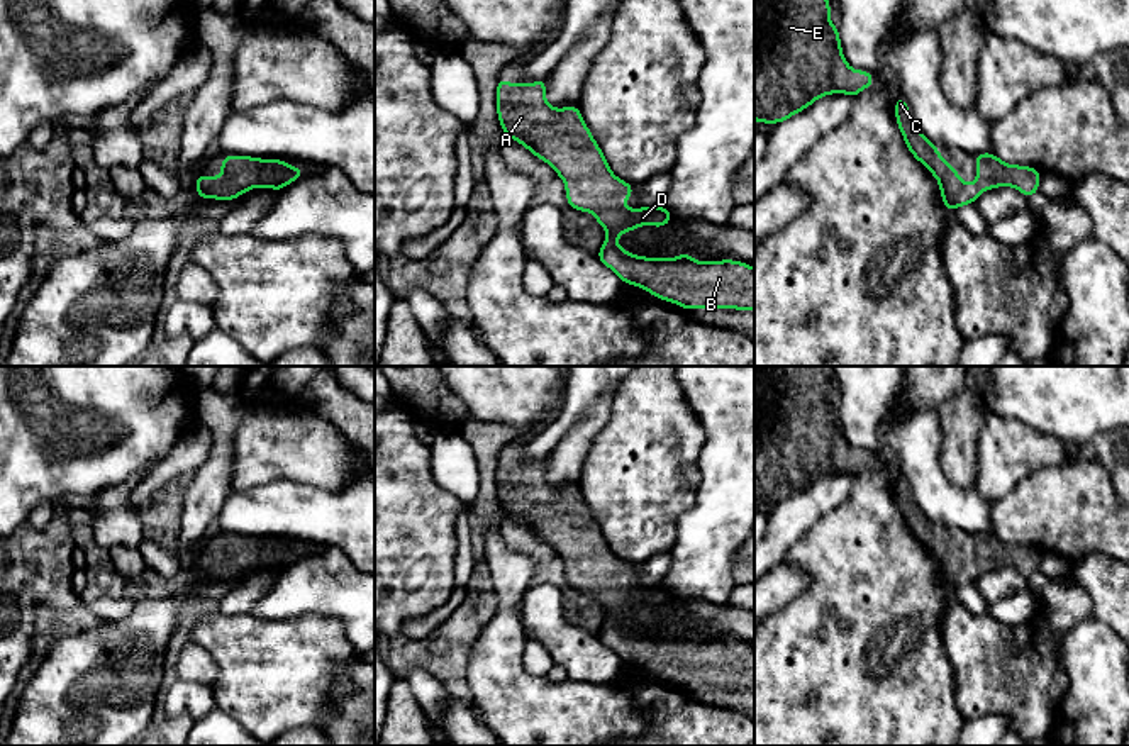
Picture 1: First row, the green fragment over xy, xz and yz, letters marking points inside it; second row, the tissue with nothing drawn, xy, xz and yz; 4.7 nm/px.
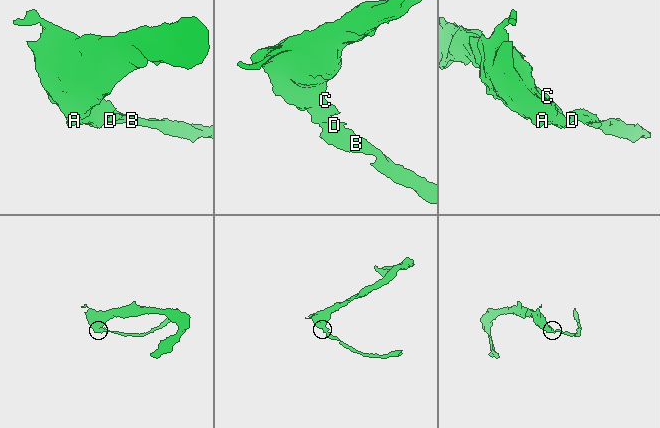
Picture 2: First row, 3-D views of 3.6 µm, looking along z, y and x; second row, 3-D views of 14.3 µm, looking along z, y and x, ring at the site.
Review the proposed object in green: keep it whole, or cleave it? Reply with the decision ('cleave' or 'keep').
keep

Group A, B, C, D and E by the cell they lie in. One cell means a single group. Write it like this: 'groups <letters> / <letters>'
groups A B C D E

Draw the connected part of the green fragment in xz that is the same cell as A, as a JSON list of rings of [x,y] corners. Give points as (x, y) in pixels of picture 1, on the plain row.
[[[498,458],[497,497],[507,517],[549,544],[564,561],[568,587],[595,595],[607,614],[597,637],[622,663],[685,690],[754,690],[754,648],[748,643],[697,641],[688,632],[648,637],[617,624],[620,614],[646,604],[666,607],[673,595],[663,585],[622,585],[632,576],[632,563],[614,554],[580,487],[554,488],[546,482],[546,458],[529,465]]]

